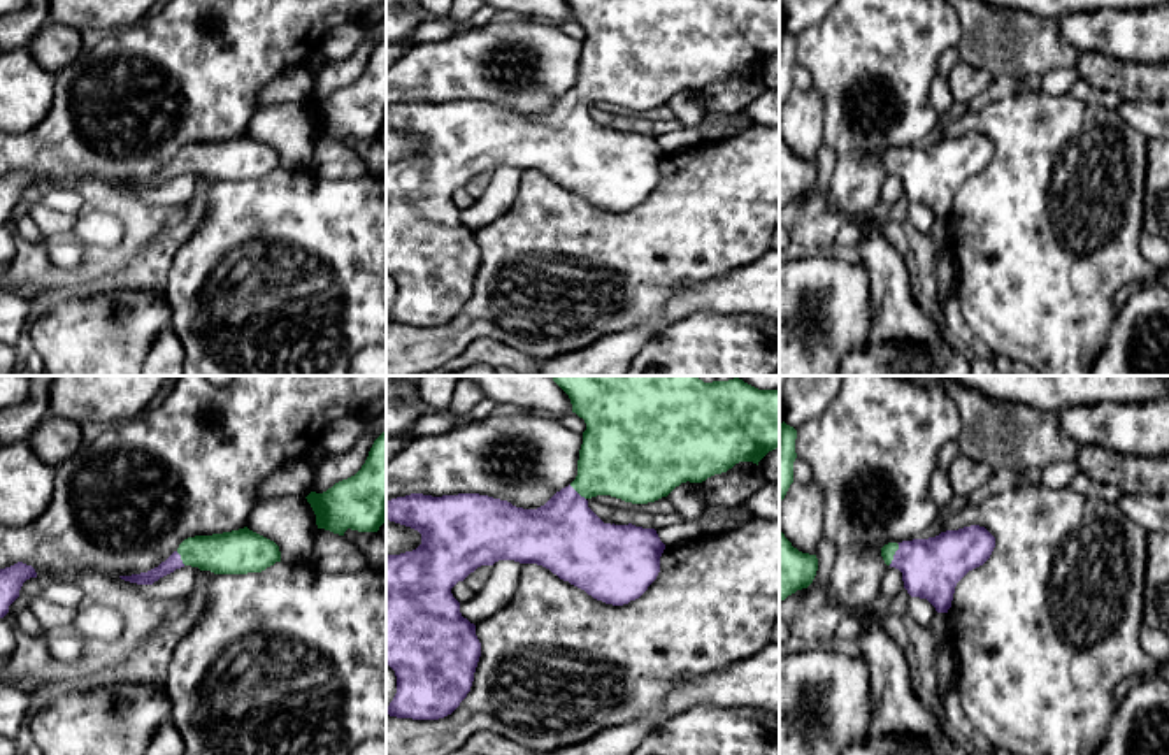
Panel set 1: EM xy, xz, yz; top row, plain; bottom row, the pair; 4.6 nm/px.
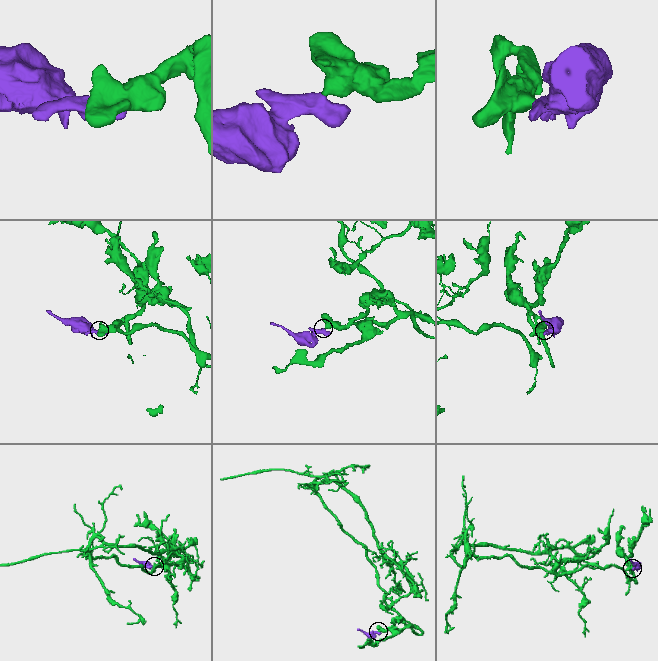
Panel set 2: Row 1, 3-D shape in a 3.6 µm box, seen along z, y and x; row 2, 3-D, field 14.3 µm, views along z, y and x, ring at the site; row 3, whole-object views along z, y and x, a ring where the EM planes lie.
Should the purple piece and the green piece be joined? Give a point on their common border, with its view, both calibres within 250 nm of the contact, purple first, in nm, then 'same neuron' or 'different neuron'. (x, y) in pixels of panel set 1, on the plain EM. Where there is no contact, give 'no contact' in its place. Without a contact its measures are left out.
meets purple in yz at (894, 162); 280 nm thick on the purple side, 70 nm on the other; same neuron

